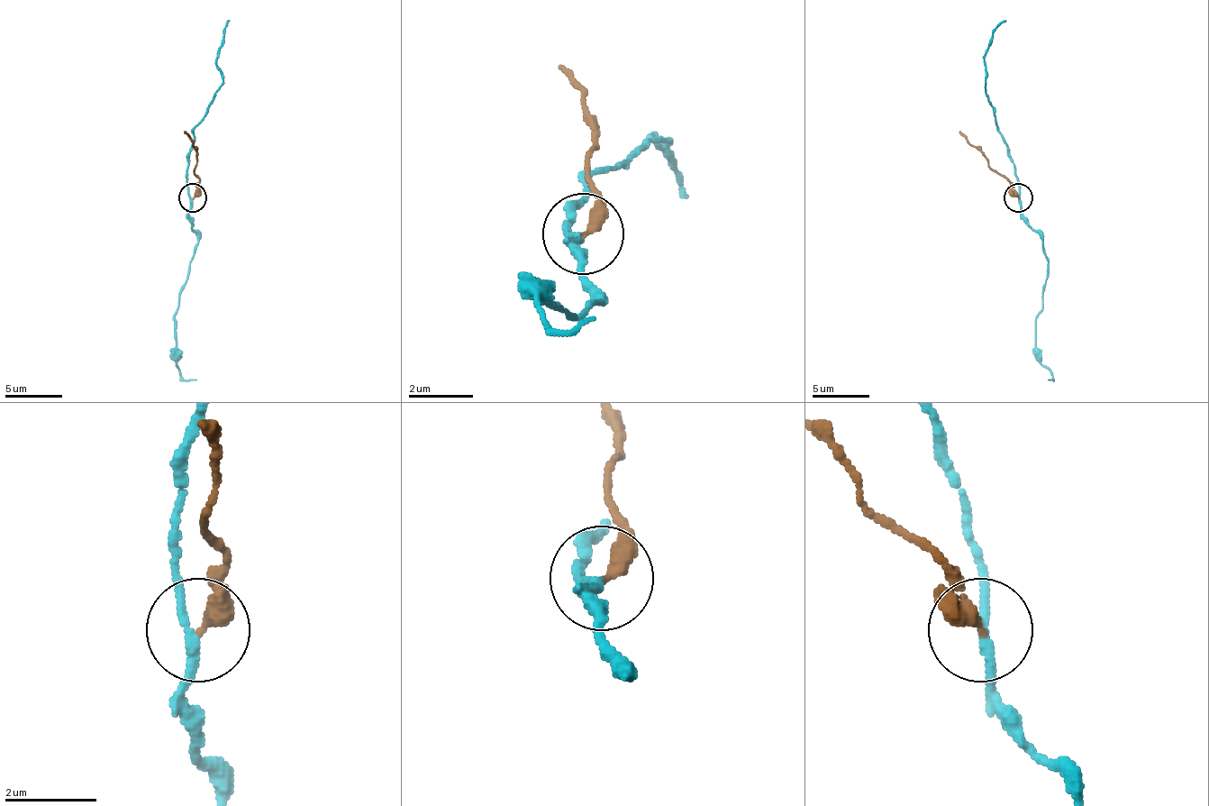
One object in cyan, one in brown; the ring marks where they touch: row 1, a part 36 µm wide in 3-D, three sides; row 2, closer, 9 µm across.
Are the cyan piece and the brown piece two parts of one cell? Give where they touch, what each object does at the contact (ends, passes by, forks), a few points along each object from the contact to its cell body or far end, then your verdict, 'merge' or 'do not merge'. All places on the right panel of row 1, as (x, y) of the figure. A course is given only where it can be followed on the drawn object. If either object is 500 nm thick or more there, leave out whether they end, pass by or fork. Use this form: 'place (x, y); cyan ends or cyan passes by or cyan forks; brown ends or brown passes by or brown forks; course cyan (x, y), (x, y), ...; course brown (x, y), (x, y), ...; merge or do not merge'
place (1018, 197); cyan passes by; brown ends; course cyan (1017, 198), (1021, 215), (1040, 235), (1046, 252), (1043, 310), (1038, 315), (1034, 356), (1052, 376), (1049, 379); course brown (1017, 198), (1014, 187), (960, 130); do not merge

